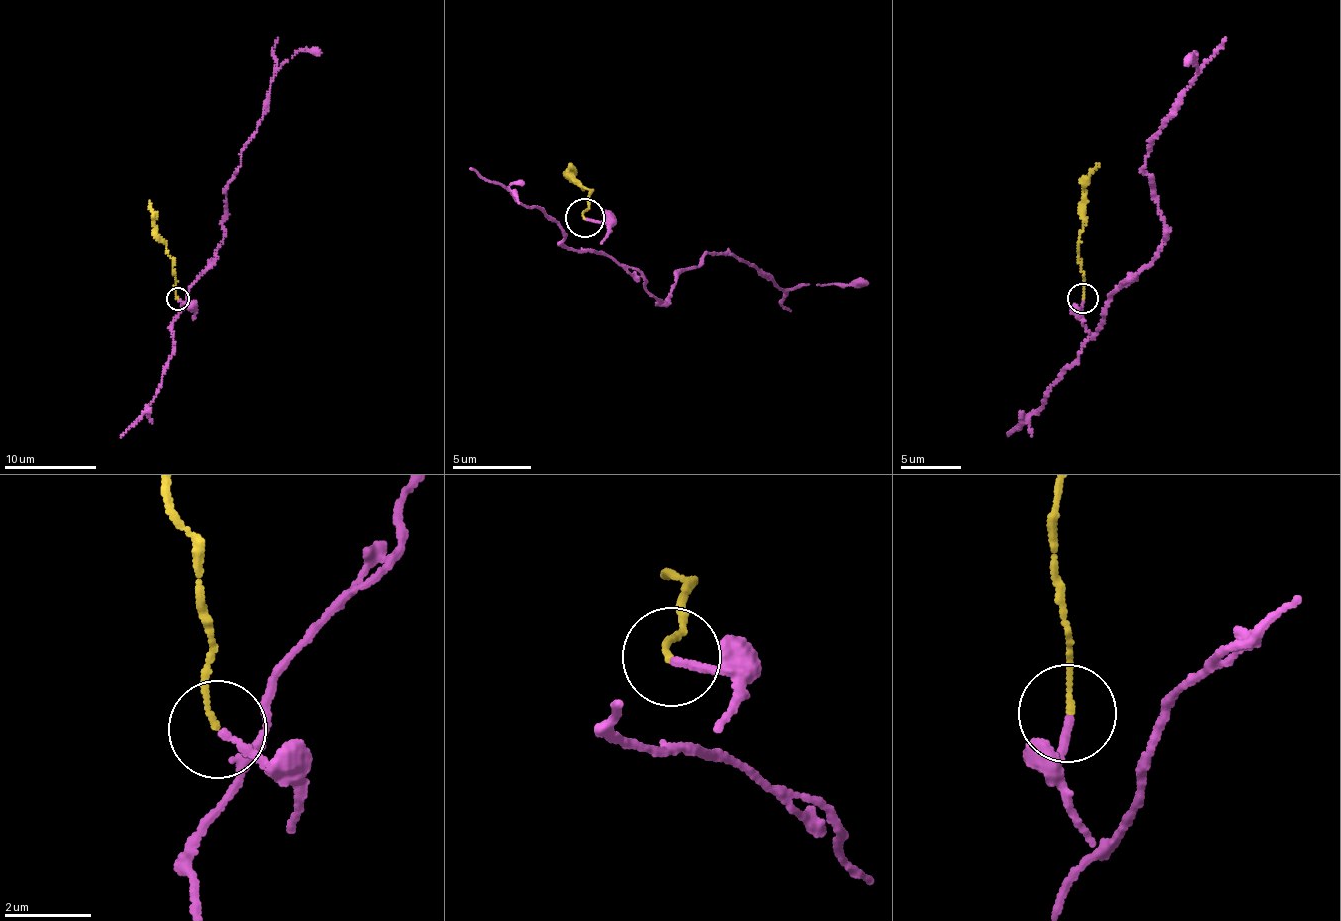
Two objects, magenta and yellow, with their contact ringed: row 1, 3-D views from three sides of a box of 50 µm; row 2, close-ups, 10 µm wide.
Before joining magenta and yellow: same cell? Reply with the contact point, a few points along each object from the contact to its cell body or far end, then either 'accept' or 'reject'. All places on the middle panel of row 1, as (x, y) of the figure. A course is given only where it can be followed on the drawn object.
(584, 217) | magenta via (585, 218), (608, 231), (584, 253), (599, 253), (662, 304), (708, 252), (757, 264), (781, 287), (869, 284) | yellow via (585, 218), (591, 189), (571, 179), (573, 165), (565, 178) | accept

